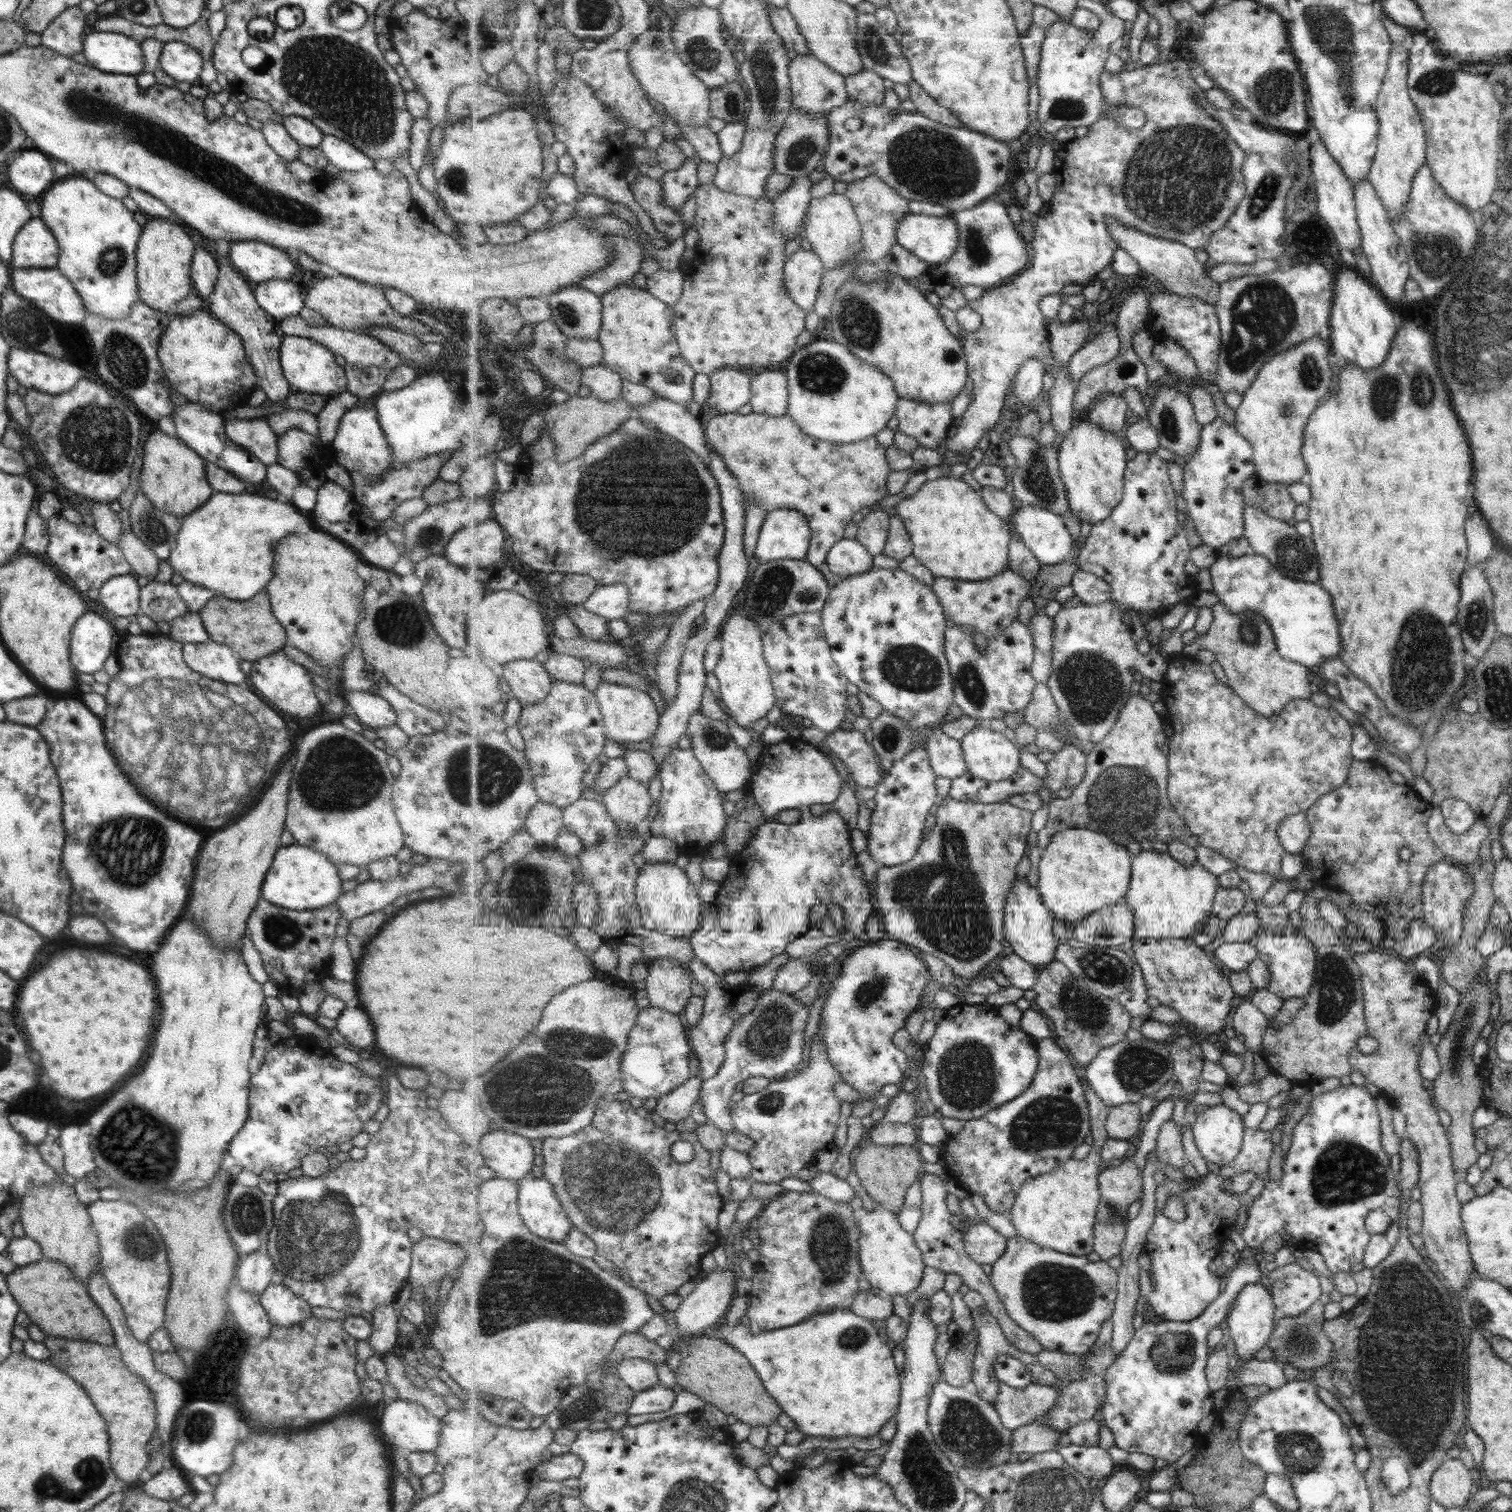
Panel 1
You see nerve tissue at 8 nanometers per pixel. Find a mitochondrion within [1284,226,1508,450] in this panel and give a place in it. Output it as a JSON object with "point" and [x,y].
{"point":[1437,255]}

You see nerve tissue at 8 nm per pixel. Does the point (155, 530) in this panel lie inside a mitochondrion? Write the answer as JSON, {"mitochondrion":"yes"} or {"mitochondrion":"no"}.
{"mitochondrion":"yes"}

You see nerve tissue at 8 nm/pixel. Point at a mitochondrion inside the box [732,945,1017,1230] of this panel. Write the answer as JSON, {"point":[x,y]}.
{"point":[966,1076]}

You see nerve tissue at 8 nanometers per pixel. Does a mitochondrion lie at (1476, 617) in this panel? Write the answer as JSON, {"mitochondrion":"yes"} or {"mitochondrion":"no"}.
{"mitochondrion":"yes"}

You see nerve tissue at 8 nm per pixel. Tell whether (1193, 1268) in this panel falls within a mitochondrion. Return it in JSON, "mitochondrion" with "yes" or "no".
{"mitochondrion":"no"}

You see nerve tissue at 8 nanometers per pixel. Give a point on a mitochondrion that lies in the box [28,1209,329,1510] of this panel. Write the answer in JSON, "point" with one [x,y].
{"point":[90,1472]}

